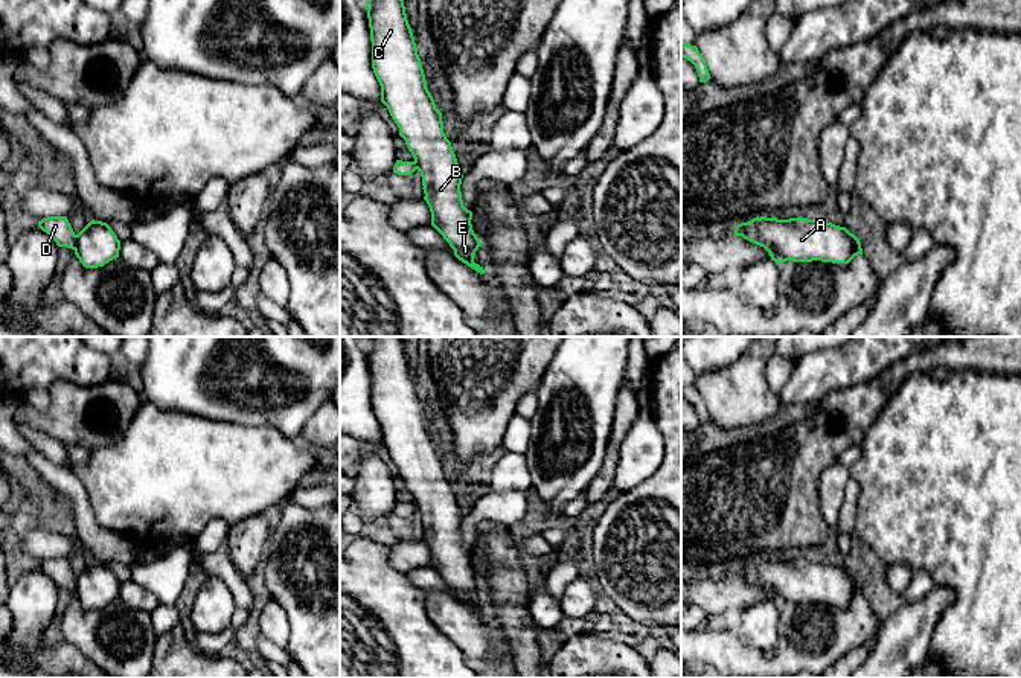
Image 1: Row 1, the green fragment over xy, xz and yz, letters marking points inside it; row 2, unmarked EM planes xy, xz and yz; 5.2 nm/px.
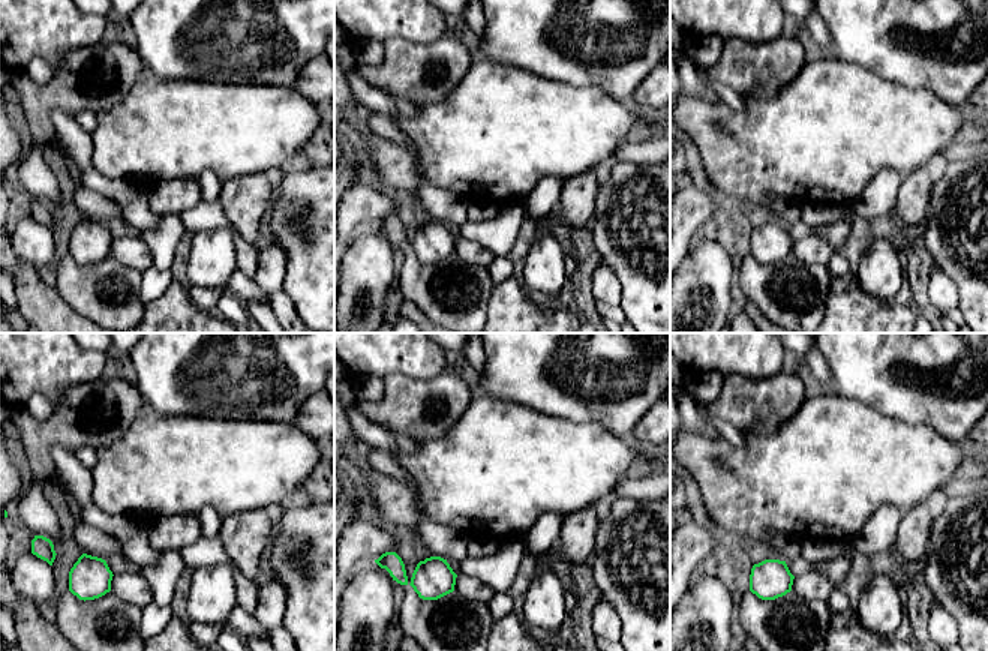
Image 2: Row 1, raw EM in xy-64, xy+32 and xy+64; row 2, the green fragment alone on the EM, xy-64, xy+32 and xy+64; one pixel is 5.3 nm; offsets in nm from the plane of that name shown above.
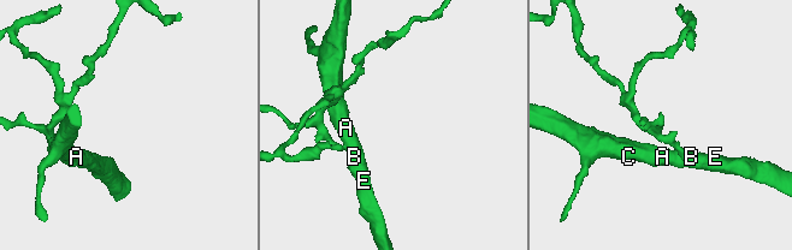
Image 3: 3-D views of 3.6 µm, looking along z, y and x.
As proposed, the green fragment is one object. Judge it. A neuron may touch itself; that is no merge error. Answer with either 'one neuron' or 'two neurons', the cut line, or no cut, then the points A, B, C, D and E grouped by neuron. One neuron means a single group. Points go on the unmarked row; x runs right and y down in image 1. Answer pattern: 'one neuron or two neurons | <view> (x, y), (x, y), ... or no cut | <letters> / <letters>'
two neurons | xy (76, 576), (73, 590) | A B C E / D

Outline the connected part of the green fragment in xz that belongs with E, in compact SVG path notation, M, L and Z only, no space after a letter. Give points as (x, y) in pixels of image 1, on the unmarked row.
M372 337L366 343L366 350L372 382L372 410L381 427L381 443L398 466L399 477L405 481L421 513L424 541L431 553L431 567L450 585L459 602L485 616L483 608L474 603L474 596L482 584L472 571L472 553L463 547L460 533L463 515L460 513L451 483L443 474L442 454L436 449L434 440L427 430L404 341L401 337Z

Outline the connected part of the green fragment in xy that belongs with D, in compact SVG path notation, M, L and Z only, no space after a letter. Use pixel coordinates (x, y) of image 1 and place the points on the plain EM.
M47 558L38 562L38 568L46 573L58 588L67 588L75 591L76 576L67 561L67 558Z

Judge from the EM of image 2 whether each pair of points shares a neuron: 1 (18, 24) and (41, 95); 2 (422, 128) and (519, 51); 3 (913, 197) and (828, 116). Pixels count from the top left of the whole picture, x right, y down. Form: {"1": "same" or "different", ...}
{"1": "different", "2": "different", "3": "different"}

